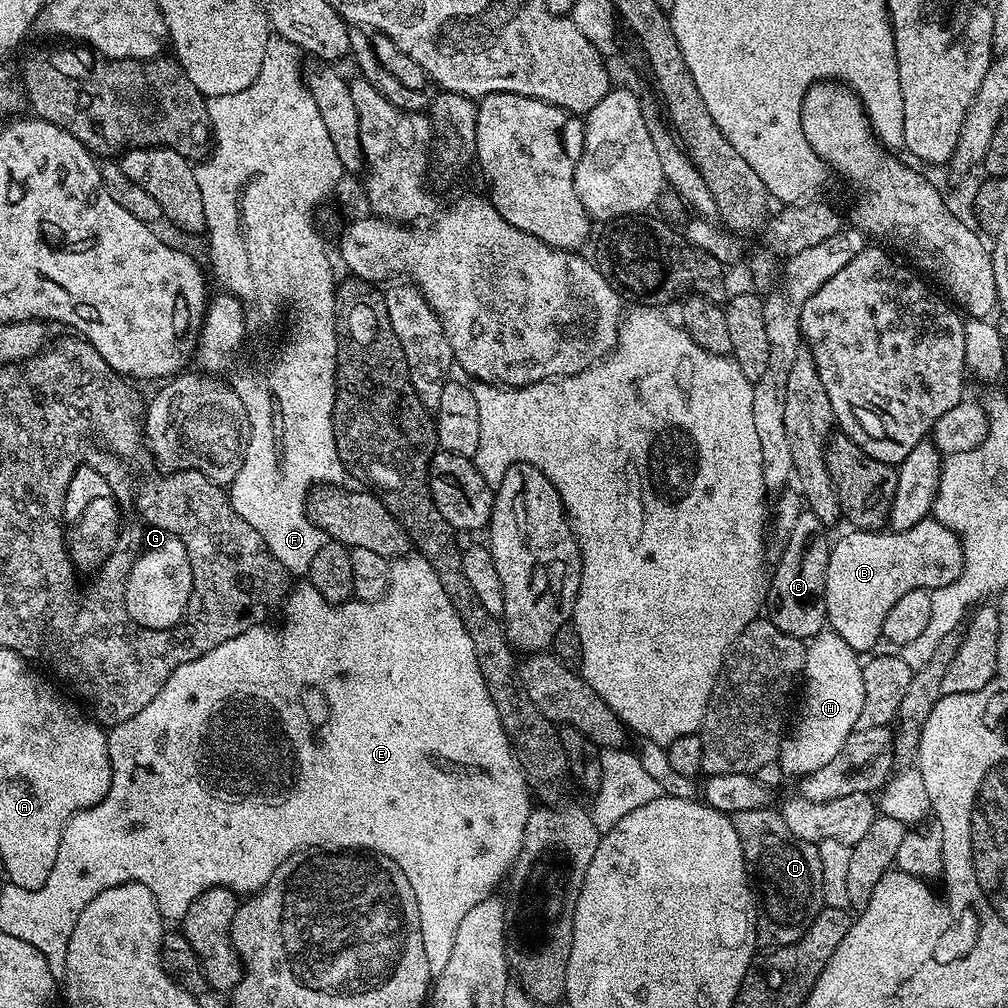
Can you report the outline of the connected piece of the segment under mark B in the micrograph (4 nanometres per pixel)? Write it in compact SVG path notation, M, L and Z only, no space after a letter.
M931 518L918 522L909 529L895 532L891 530L848 530L840 541L833 543L828 549L828 565L826 566L826 590L824 591L824 614L826 624L831 631L846 642L858 654L871 653L876 643L882 640L882 622L886 622L886 614L894 607L894 602L902 598L902 594L910 594L910 590L919 588L933 589L946 586L958 578L964 565L964 555L960 540L942 522Z

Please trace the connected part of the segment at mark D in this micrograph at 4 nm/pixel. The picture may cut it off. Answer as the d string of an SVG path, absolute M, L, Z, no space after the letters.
M772 806L742 810L731 817L738 842L742 842L744 866L754 885L756 939L769 949L798 942L825 907L822 894L822 862L817 845L795 836L783 815Z

